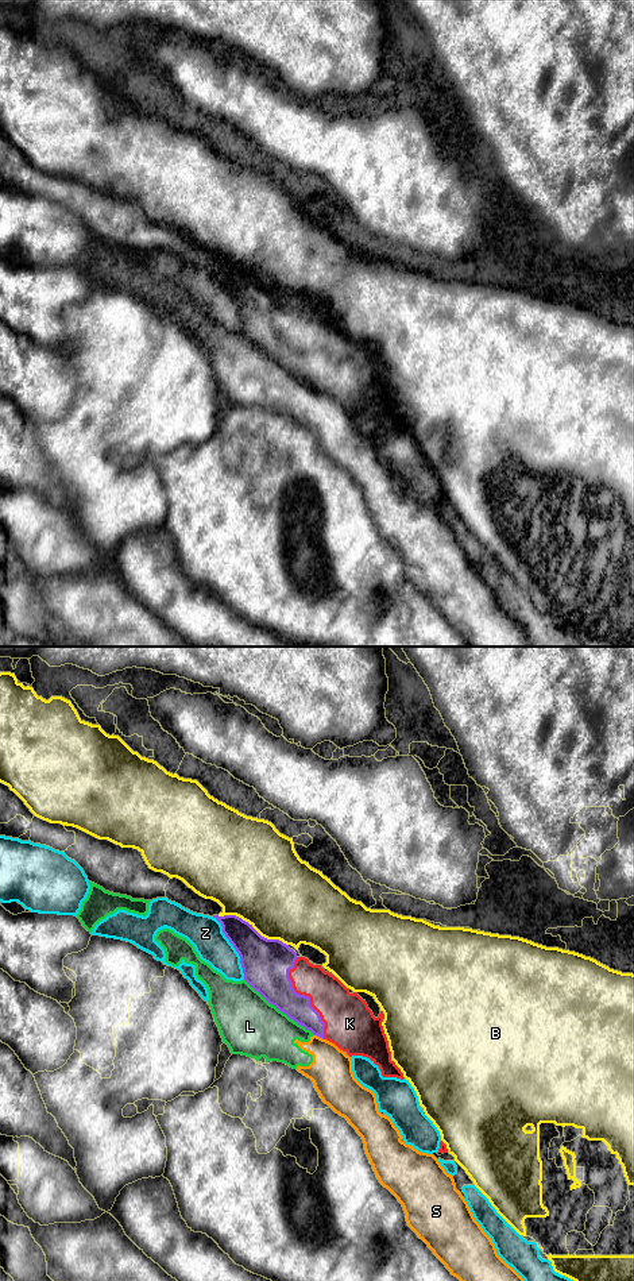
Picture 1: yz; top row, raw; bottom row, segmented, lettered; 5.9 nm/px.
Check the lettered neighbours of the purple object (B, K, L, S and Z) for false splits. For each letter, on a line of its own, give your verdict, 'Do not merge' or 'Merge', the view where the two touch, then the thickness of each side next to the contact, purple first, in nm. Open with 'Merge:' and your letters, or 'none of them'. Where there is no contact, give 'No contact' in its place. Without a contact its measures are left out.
Merge: K
B: Do not merge. Touches purple in yz. Thickness 280 nm (purple) against 480 nm
K: Merge. Touches purple in yz. Thickness 220 nm (purple) against 260 nm
L: Do not merge. Touches purple in yz. Thickness 260 nm (purple) against 360 nm
S: Do not merge. Touches purple in yz. Thickness 160 nm (purple) against 260 nm
Z: Do not merge. Touches purple in yz. Thickness 280 nm (purple) against 200 nm

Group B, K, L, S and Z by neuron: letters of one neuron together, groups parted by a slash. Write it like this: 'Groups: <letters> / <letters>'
Groups: B / K / L S / Z

